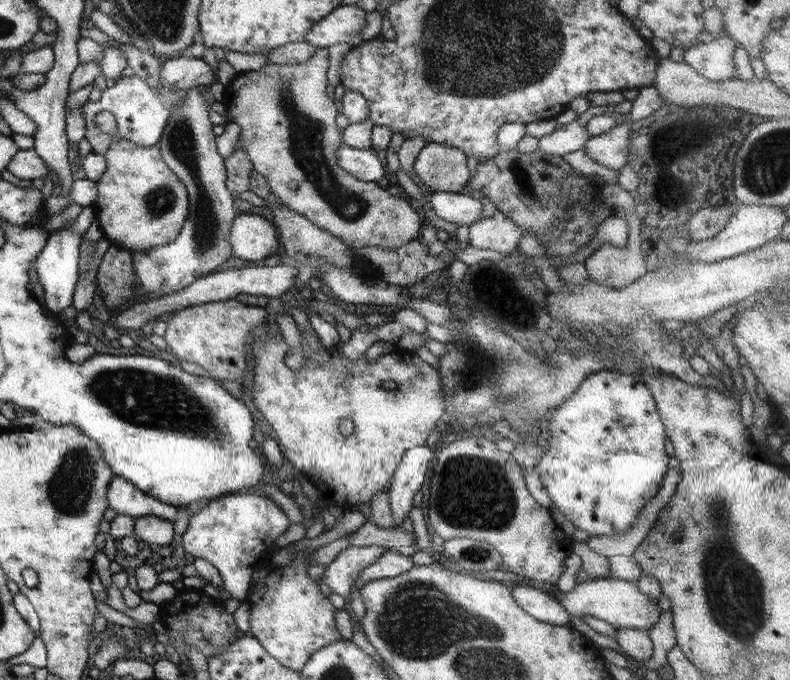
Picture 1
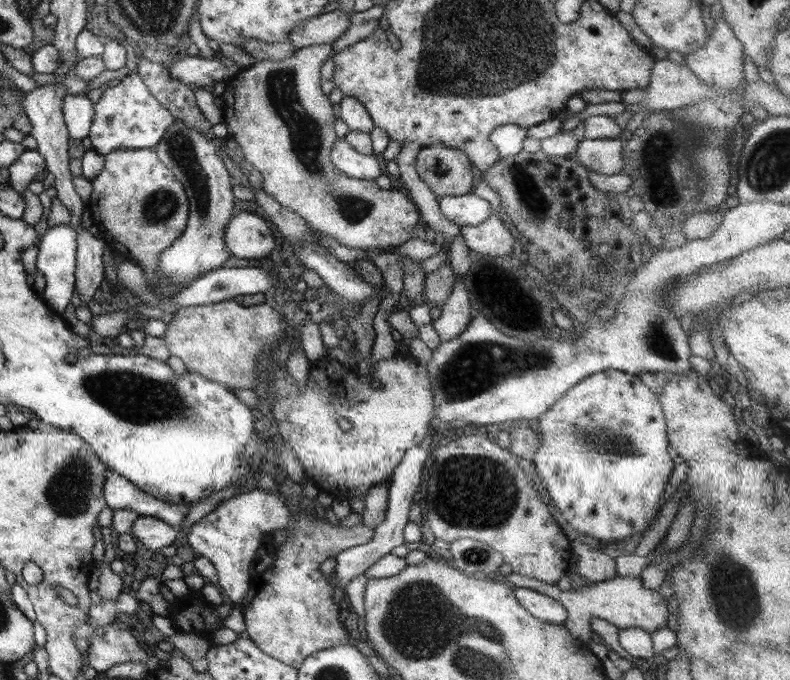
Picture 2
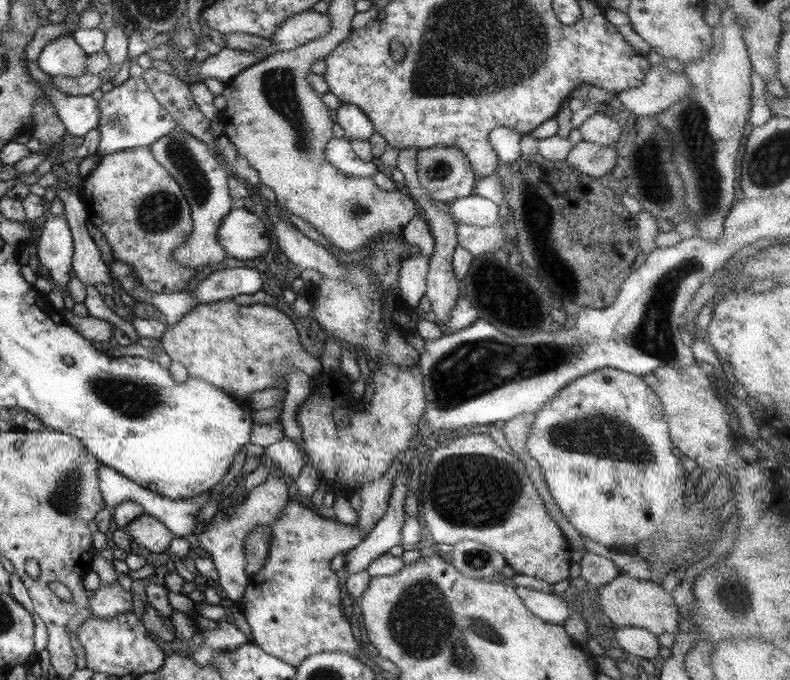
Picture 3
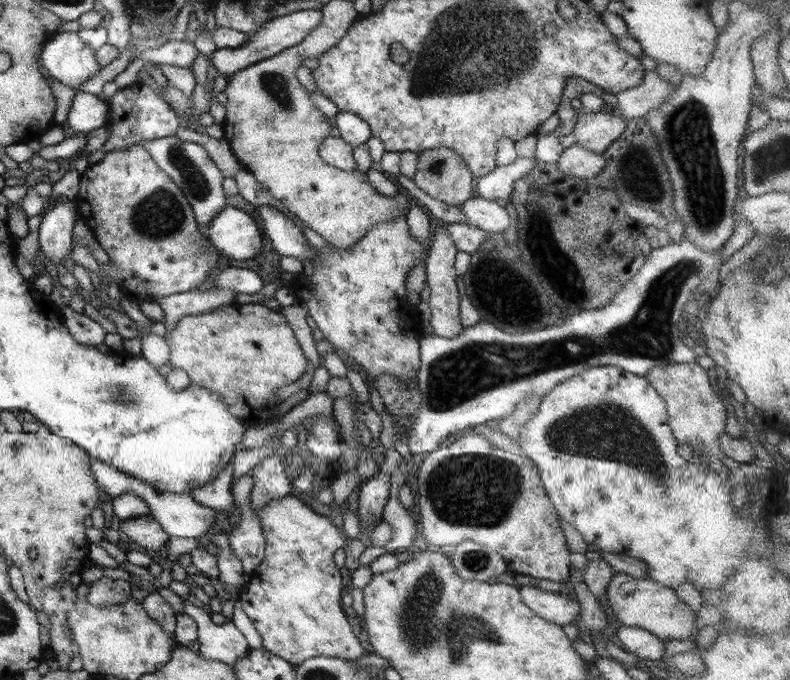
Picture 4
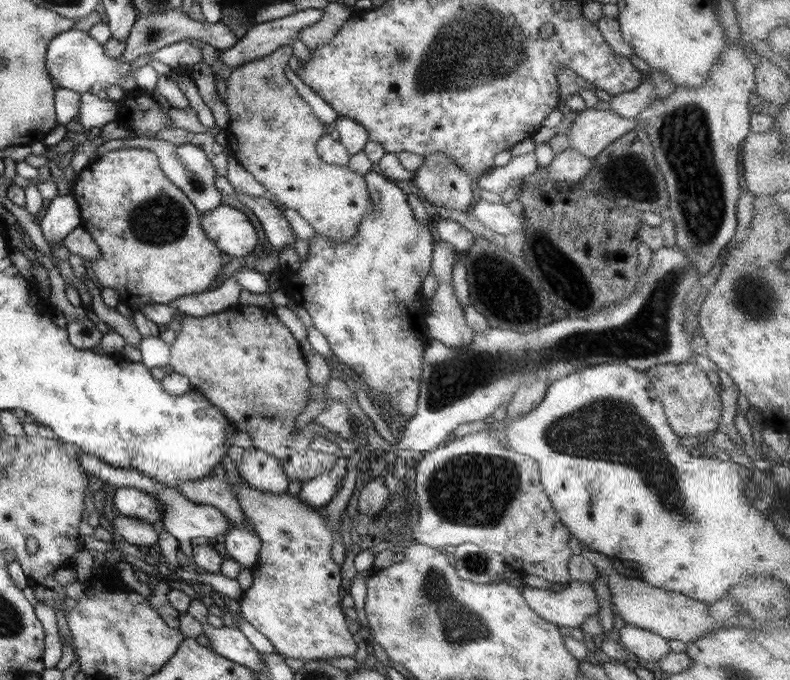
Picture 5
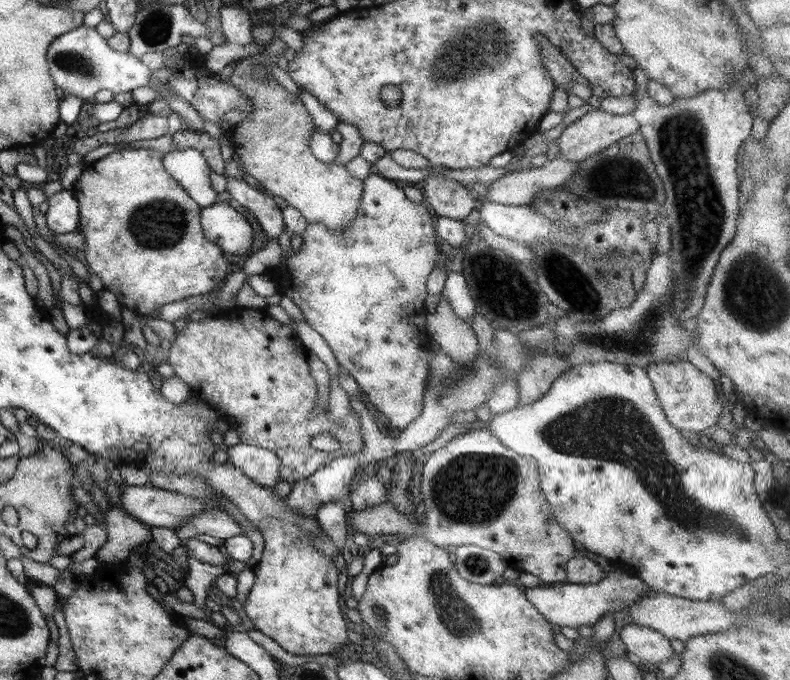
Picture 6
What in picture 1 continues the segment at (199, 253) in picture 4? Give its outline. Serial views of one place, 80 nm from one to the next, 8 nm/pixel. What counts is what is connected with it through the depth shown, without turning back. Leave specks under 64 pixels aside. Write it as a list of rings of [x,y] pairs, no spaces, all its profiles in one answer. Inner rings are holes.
[[[101,111],[92,118],[101,132],[109,134],[111,144],[104,152],[106,169],[95,182],[97,196],[93,206],[103,238],[127,252],[146,251],[175,240],[187,218],[187,194],[184,184],[167,168],[156,145],[137,146],[117,138],[116,122],[110,112]]]

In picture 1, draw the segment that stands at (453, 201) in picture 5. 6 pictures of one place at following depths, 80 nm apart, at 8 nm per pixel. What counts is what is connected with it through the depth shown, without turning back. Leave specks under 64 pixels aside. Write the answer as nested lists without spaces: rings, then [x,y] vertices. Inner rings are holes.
[[[427,143],[417,153],[412,164],[414,178],[421,181],[425,186],[437,191],[459,193],[465,191],[466,180],[470,177],[469,170],[465,166],[464,152],[441,144]]]

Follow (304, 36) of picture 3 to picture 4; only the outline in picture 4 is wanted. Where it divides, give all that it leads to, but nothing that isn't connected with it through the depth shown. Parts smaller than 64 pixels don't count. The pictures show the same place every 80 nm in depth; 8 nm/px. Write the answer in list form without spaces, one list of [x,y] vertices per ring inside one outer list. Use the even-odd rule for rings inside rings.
[[[301,10],[298,12],[289,12],[283,16],[273,17],[262,27],[251,34],[247,34],[247,40],[237,48],[215,49],[210,54],[209,62],[215,68],[217,74],[225,76],[228,79],[235,72],[239,72],[260,60],[272,57],[283,49],[291,48],[299,44],[304,36],[307,36],[321,22],[322,14],[320,10]]]

